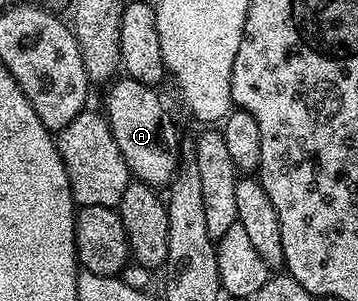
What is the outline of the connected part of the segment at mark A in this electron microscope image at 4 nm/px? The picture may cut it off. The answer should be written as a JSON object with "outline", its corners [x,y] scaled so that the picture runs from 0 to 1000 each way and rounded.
{"outline":[[[327,256],[302,279],[288,379],[304,399],[304,425],[332,482],[332,508],[360,551],[363,585],[374,598],[408,608],[430,628],[469,625],[494,578],[494,429],[472,399],[450,329],[430,292],[358,256]]]}

